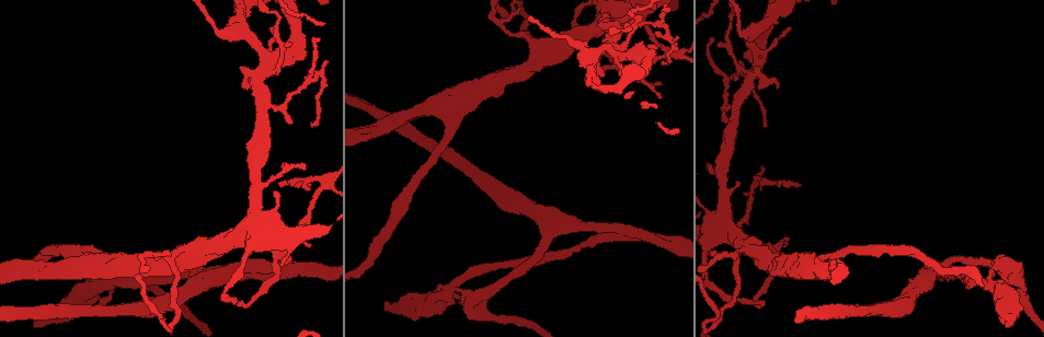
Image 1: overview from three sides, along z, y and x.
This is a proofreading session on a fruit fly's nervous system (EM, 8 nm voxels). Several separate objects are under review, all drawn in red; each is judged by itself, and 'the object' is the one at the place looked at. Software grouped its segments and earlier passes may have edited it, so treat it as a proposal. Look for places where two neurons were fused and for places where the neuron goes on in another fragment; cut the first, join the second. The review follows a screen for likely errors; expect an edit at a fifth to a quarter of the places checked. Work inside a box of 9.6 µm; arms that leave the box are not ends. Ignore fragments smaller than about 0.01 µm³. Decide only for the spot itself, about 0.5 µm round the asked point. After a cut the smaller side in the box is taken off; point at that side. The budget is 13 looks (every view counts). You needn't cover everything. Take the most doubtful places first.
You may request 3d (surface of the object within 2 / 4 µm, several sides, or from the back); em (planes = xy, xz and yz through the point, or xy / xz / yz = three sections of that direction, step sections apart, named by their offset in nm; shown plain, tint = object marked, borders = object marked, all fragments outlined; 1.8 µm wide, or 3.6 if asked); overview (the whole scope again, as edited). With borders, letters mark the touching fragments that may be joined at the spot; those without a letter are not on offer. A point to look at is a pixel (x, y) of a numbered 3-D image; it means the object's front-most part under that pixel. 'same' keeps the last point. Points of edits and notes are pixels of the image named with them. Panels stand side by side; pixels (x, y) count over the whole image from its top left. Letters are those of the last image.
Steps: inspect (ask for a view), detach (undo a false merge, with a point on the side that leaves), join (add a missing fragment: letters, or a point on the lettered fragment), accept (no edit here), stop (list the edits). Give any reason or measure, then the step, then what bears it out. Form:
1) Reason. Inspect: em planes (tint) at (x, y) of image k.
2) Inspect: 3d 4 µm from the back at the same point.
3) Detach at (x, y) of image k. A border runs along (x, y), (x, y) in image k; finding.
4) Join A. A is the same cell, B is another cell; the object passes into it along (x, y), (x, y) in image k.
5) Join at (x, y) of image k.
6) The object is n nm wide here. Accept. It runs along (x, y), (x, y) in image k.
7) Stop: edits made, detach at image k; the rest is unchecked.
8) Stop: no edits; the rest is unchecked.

Calibre changes. Inspect: em planes (tint) at (568, 38) of image 1.

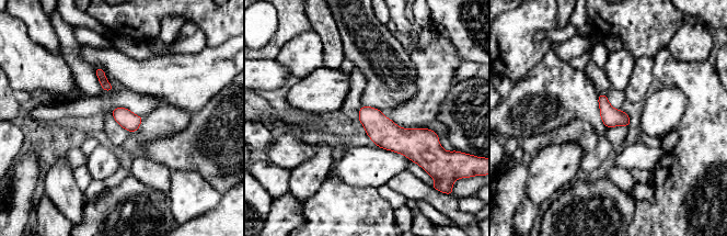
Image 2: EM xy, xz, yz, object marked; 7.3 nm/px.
Inspect: em planes (borders) at the same point.

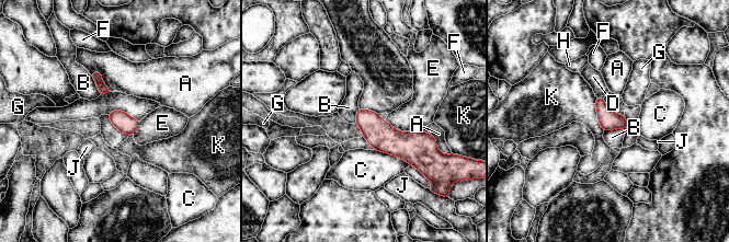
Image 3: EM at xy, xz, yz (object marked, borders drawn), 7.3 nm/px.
The longest contact is with E, 300 nm. Accept. A, B, C, D, E, F, G, H, J and K are other cells; all the same neuron.

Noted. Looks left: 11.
Inspect: 3d 2 µm at (730, 77) of image 1.

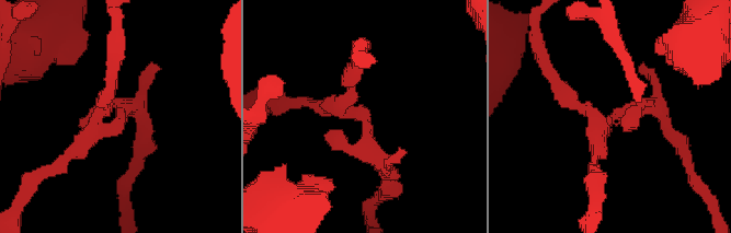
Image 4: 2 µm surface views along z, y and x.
Inspect: em xz step 4 (tint) at (345, 114) of image 4.

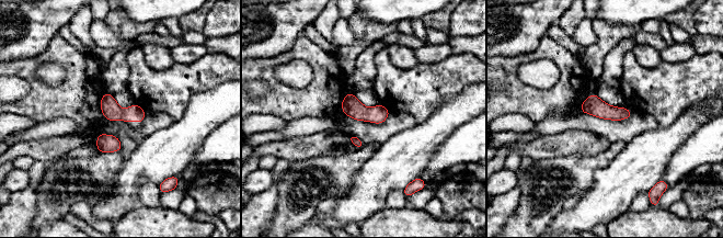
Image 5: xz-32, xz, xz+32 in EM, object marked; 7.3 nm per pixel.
What lies round it. Inspect: em xz step 4 (borders) at the same point.

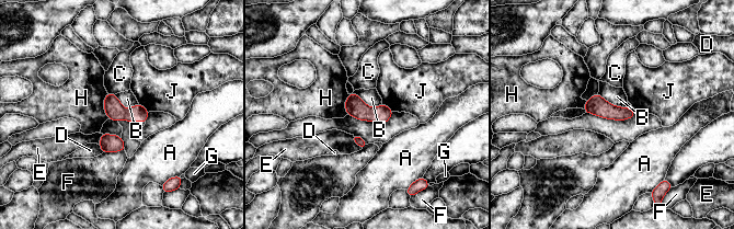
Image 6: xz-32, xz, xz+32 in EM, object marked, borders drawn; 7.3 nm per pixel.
Accept. A, B, C, D, E, F, G, H and J are other cells; one neuron here.

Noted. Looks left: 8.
Sudden change in width. Inspect: em xz step 8 (plain) at (252, 267) of image 1.

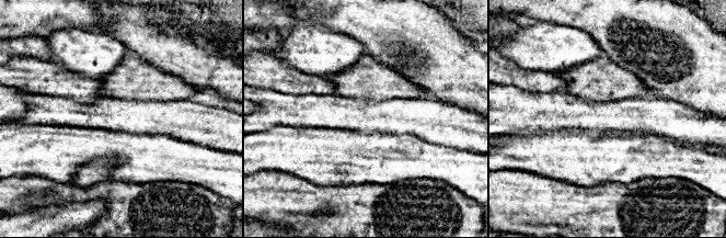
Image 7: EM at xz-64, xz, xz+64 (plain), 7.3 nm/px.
Where the object lies. Inspect: em xz step 8 (tint) at the same point.

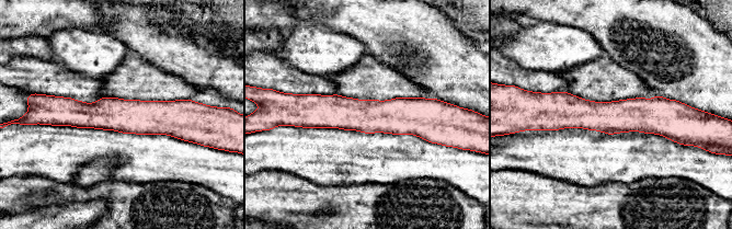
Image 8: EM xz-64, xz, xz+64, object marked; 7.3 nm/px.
Inspect: em xz step 8 (borders) at the same point.

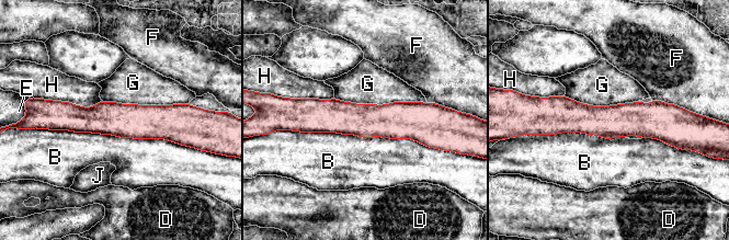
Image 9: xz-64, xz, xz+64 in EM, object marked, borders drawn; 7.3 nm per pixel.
The object is 240 nm wide here. Detach at (706, 152) of image 9. B, D, E, F, G, H and J are other cells; a border runs along (665, 141), (681, 148) in image 9; a second neuron is stuck on.

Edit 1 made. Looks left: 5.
Three-way junction. Inspect: em yz step 4 (tint) at (481, 298) of image 1.

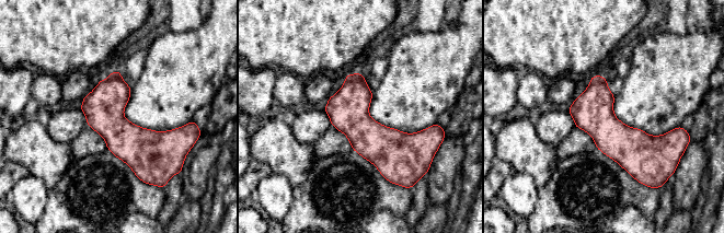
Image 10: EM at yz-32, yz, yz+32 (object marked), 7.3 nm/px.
Cut it another way. Inspect: em planes (borders) at the same point.

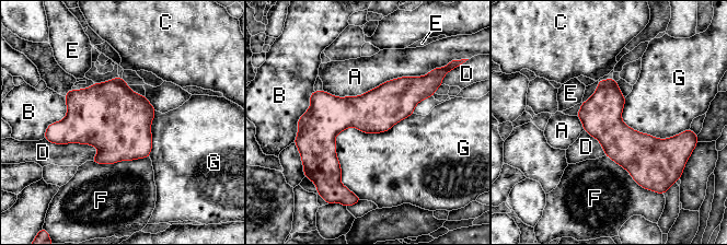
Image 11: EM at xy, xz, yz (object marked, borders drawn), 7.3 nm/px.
The object is 300 nm wide here. Accept. A, B, C, D, E, F and G are other cells; it runs along (426, 93), (302, 128) in image 11; all the same neuron.

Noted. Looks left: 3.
Thick end. Inspect: 3d 4 µm at (741, 183) of image 1.

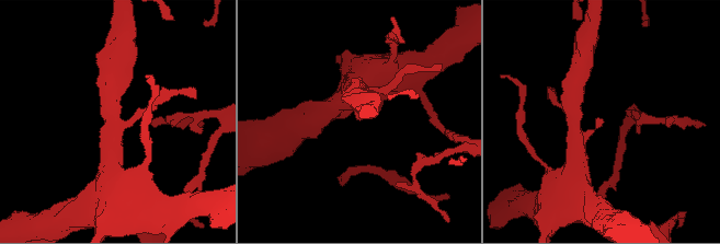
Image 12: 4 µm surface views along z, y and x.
Need the tissue. Inspect: em planes (tint) at (603, 120) of image 12.

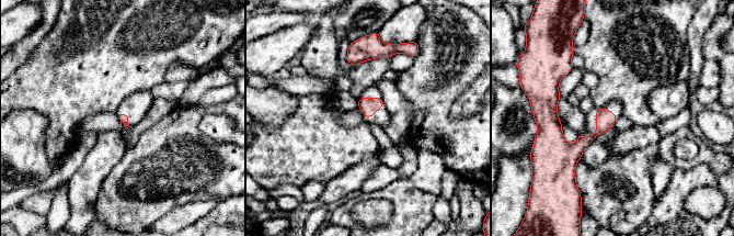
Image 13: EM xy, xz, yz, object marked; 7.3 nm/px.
Inspect: em planes (borders) at the same point.

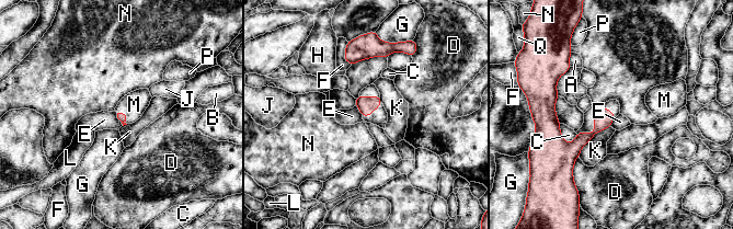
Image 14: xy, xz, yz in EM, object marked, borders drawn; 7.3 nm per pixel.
The longest contact is with K, 320 nm. Join M. M is the same cell, A, B, C, D, E, F, G, H, J, K, L, N, P and Q are other cells; the neuron continues.

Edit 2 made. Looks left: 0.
Stop: edits made, detach at image 9, join at image 14; the rest is unchecked.

